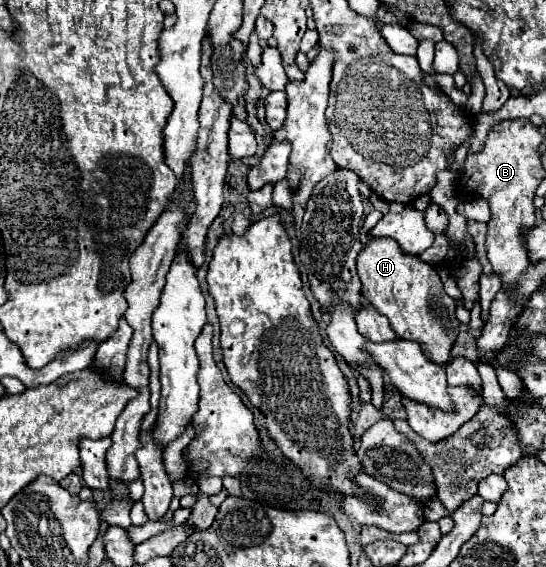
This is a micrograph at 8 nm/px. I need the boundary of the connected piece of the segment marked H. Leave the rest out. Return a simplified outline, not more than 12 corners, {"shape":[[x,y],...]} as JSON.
{"shape":[[393,238],[357,256],[363,296],[393,332],[445,364],[455,300]]}

